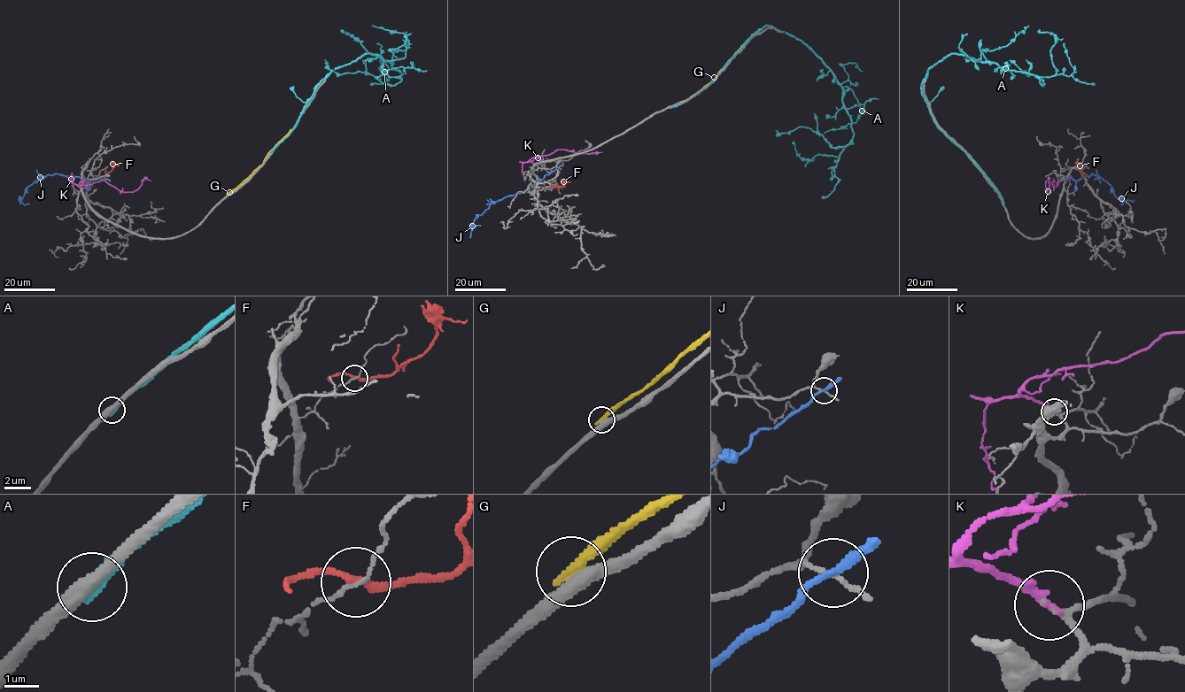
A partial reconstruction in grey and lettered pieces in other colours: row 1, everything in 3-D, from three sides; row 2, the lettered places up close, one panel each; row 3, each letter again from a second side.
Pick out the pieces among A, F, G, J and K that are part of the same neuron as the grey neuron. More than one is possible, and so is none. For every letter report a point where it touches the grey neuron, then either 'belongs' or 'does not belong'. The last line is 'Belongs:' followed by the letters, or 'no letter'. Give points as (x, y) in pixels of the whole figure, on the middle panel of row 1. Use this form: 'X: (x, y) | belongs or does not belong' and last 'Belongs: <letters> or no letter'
A: (669, 107) | does not belong
F: (548, 186) | does not belong
G: (678, 103) | does not belong
J: (558, 167) | does not belong
K: (536, 165) | belongs
Belongs: K

